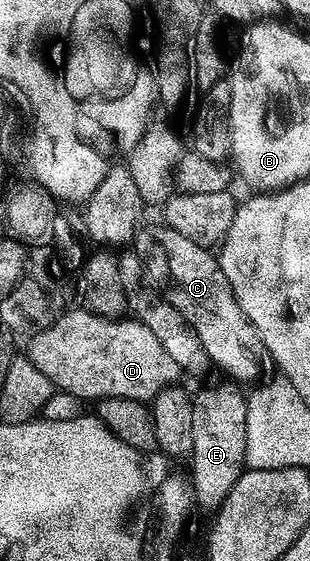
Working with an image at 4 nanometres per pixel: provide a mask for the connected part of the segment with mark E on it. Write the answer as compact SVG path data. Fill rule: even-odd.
M236 383L218 385L214 389L204 389L200 394L192 397L192 410L194 411L194 431L192 432L192 473L190 472L190 488L194 494L194 501L209 511L220 508L226 495L230 495L230 487L238 483L241 473L245 472L244 452L246 451L246 411L248 410L247 396L242 392L241 386Z

